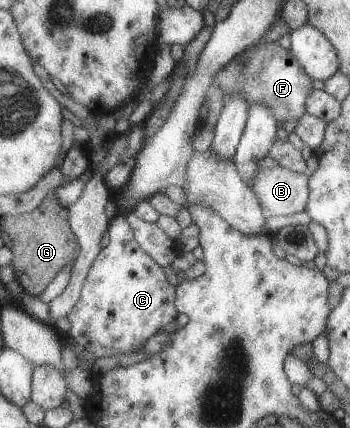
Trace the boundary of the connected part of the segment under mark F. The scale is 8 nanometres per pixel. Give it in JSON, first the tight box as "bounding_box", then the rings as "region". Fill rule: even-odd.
{"bounding_box":[210,43,314,123],"region":[[[261,43],[246,48],[237,57],[227,61],[227,65],[223,65],[211,79],[210,87],[219,89],[223,100],[231,93],[241,93],[248,107],[261,103],[273,113],[277,121],[285,123],[295,121],[306,112],[305,100],[314,90],[312,82],[289,49],[283,49],[277,43]]]}

